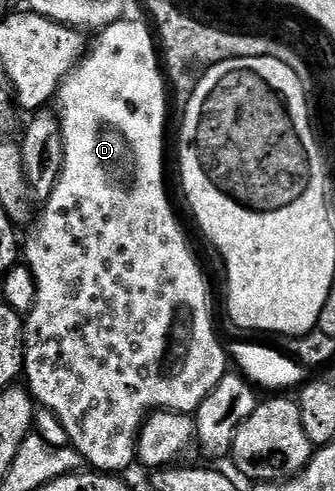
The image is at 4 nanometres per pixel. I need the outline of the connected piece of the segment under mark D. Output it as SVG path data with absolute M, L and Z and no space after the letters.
M127 17L120 18L119 22L111 23L109 26L102 28L94 36L95 39L90 40L89 50L84 54L83 58L79 60L73 70L63 78L63 82L59 85L59 90L55 92L53 100L54 106L59 106L57 110L57 118L59 120L59 136L63 139L63 168L59 173L59 180L55 183L53 193L42 204L43 212L38 212L37 222L30 228L31 236L27 239L21 247L21 255L25 260L26 266L31 268L33 273L33 281L35 282L35 304L33 309L25 317L23 324L23 336L25 337L25 361L23 362L23 375L25 376L25 386L31 393L32 399L42 410L52 411L57 417L57 421L61 421L61 425L67 434L68 444L81 455L87 465L94 468L99 473L123 473L130 463L136 462L136 447L138 445L139 431L148 413L154 412L156 409L160 411L173 411L185 415L191 415L199 410L199 407L205 401L205 397L209 397L209 393L213 393L213 389L221 381L221 377L228 374L229 360L224 344L221 339L215 336L215 323L211 320L211 307L207 304L207 279L203 276L203 271L199 268L199 263L195 260L195 255L191 252L191 247L187 244L187 239L183 236L183 231L179 228L179 219L175 216L175 211L171 208L171 203L167 200L167 187L163 184L163 130L167 127L167 99L169 103L169 87L165 82L164 72L161 70L161 55L157 50L157 39L153 34L152 28L146 22L134 23L133 20Z

